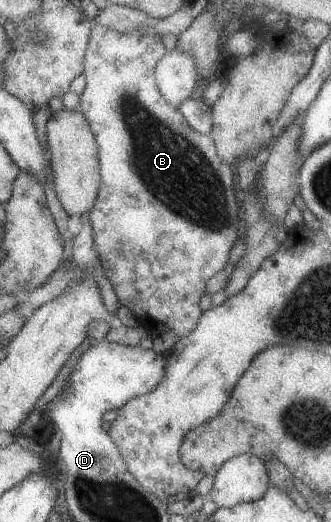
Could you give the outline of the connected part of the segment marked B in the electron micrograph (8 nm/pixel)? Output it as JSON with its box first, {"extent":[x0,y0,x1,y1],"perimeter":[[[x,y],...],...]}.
{"extent":[75,23,240,340],"perimeter":[[[92,23],[88,43],[83,61],[83,75],[86,79],[84,91],[79,95],[79,102],[75,111],[80,111],[86,119],[92,135],[98,147],[98,175],[100,175],[100,185],[96,201],[92,209],[88,211],[88,221],[92,229],[93,250],[101,262],[106,279],[111,283],[111,287],[117,297],[120,306],[128,309],[140,323],[140,329],[144,333],[161,336],[168,331],[174,333],[176,340],[194,329],[201,310],[198,305],[200,297],[206,293],[206,283],[219,271],[224,269],[228,263],[228,253],[234,247],[234,243],[240,237],[240,200],[236,187],[236,174],[234,170],[220,159],[216,153],[214,142],[210,135],[200,134],[192,127],[188,126],[186,120],[177,108],[168,105],[164,97],[160,95],[154,77],[155,63],[164,55],[165,49],[159,35],[142,35],[140,31],[132,31],[122,35],[113,29]]]}

